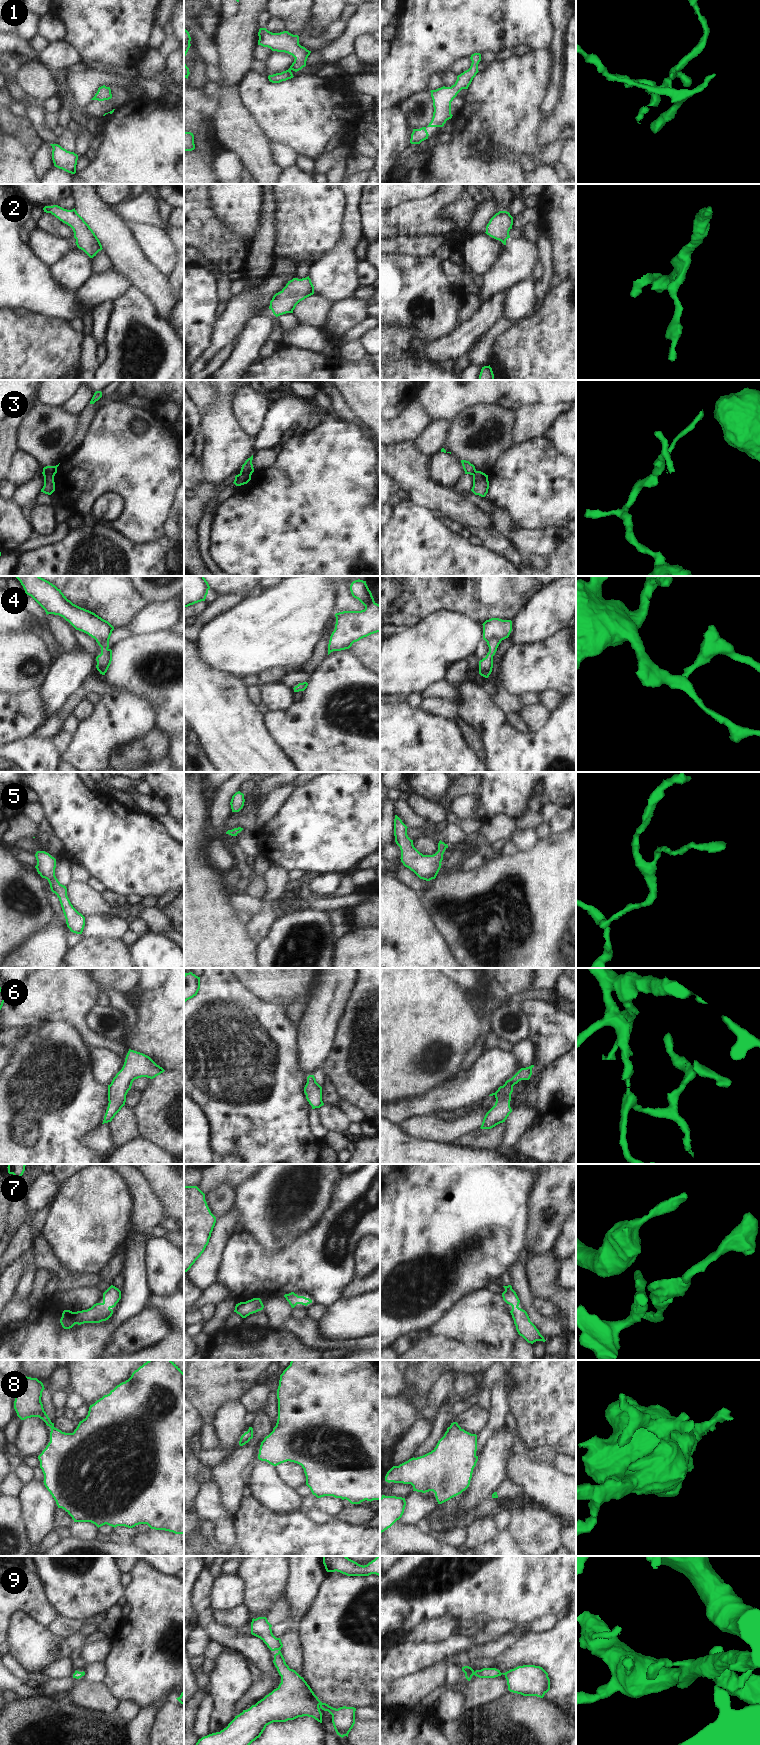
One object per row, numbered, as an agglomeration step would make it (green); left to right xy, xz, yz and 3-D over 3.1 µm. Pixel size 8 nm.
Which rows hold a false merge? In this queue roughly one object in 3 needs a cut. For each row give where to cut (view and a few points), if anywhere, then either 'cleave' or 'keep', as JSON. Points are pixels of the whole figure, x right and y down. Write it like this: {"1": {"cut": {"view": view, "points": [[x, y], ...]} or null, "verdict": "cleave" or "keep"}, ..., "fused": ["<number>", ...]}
{"1": {"cut": null, "verdict": "keep"}, "2": {"cut": null, "verdict": "keep"}, "3": {"cut": {"view": "xy", "points": [[43, 471], [54, 475]]}, "verdict": "cleave"}, "4": {"cut": null, "verdict": "keep"}, "5": {"cut": null, "verdict": "keep"}, "6": {"cut": null, "verdict": "keep"}, "7": {"cut": null, "verdict": "keep"}, "8": {"cut": null, "verdict": "keep"}, "9": {"cut": null, "verdict": "keep"}, "fused": ["3"]}

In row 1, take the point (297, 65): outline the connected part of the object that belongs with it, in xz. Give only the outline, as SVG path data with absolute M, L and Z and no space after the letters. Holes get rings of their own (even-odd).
M260 28L258 32L258 45L268 47L272 51L285 52L295 59L290 68L281 73L269 75L268 79L272 83L280 83L293 78L292 70L297 72L306 66L306 61L311 51L299 44L299 36L288 31L272 33L266 28Z

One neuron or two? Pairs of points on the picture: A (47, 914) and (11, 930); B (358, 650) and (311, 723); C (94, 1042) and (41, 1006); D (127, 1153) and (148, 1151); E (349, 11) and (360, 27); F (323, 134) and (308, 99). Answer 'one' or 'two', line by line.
A: one
B: two
C: one
D: one
E: two
F: one

